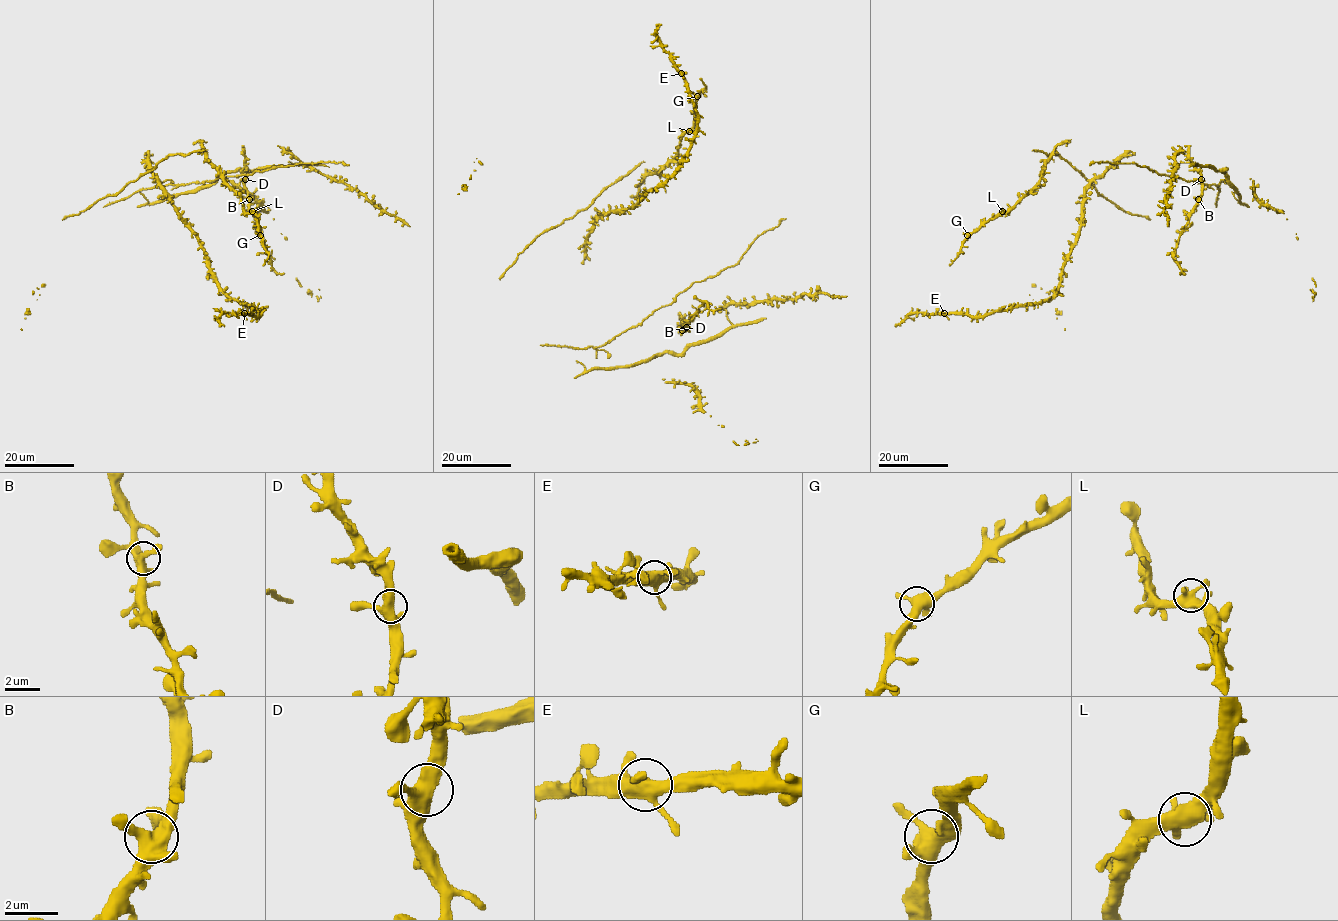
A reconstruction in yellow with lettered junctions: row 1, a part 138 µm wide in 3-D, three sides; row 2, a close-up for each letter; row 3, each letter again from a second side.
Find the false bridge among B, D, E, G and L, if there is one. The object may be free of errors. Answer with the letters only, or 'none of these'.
none of these

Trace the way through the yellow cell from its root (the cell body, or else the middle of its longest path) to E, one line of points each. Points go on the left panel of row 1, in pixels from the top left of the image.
E: (154, 179), (198, 240), (216, 285), (231, 299), (251, 305), (260, 313), (257, 316), (244, 313)

